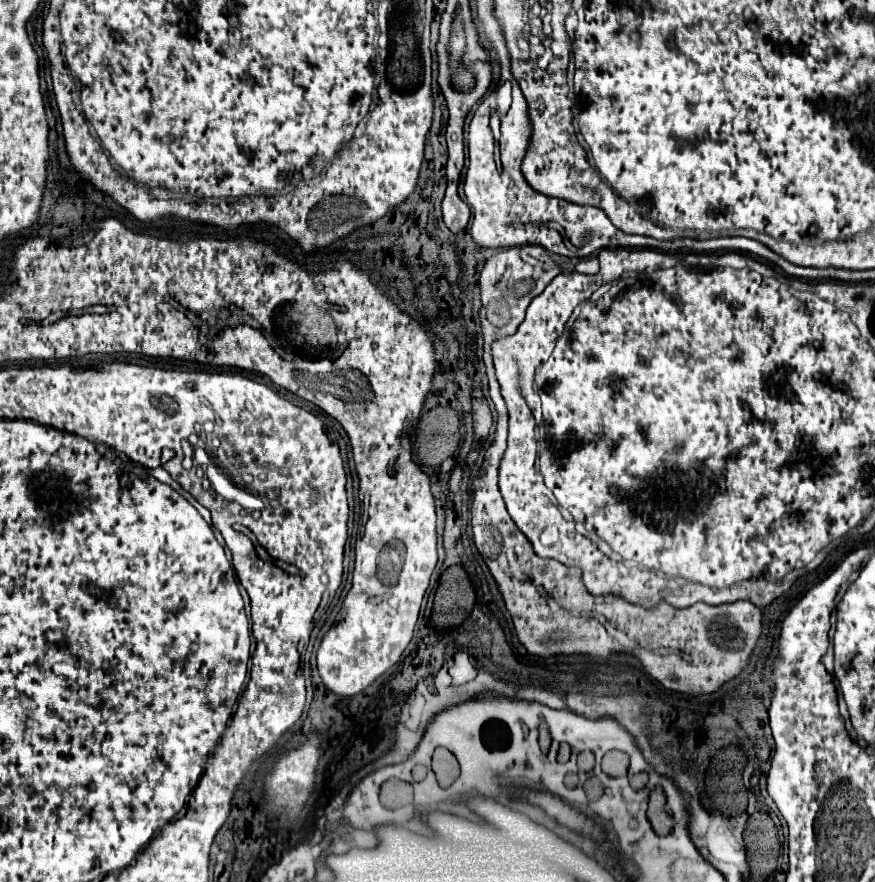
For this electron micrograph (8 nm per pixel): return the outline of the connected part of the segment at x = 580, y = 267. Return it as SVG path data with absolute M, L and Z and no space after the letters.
M596 257L582 259L582 261L576 265L576 271L578 271L578 273L586 273L586 275L598 273L598 259L596 259Z

